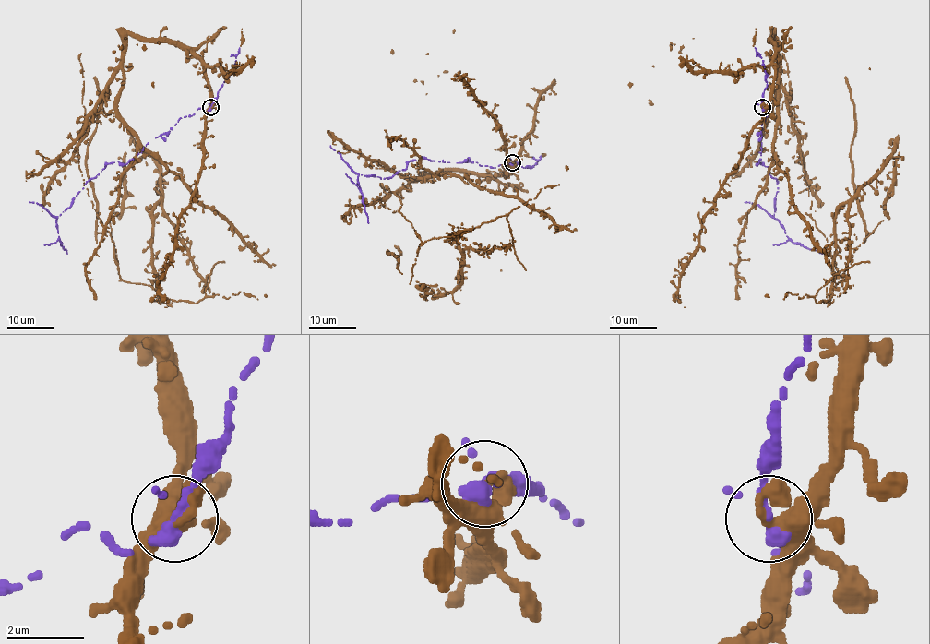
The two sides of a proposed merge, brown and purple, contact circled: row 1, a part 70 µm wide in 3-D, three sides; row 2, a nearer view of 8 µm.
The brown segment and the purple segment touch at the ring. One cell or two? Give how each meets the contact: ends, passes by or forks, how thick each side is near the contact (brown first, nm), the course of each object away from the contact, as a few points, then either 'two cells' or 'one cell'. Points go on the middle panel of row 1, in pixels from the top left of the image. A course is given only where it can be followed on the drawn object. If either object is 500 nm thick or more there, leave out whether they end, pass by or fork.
brown forks; purple forks; calibres 280 and 280 nm; course brown (511, 162), (508, 175), (441, 171), (375, 200), (423, 244), (457, 234), (461, 280), (427, 300), (415, 285); course purple (511, 162), (493, 167), (471, 161), (411, 160), (404, 170), (388, 178), (359, 174), (358, 180), (368, 223); one cell

